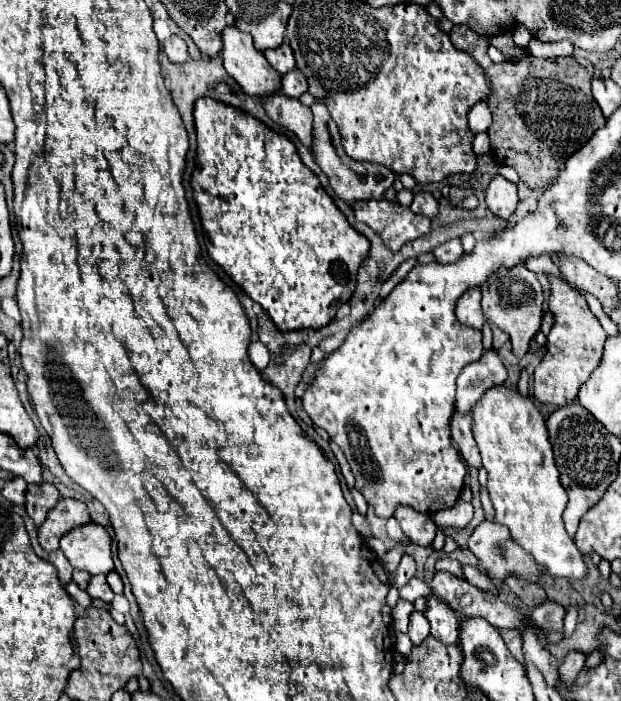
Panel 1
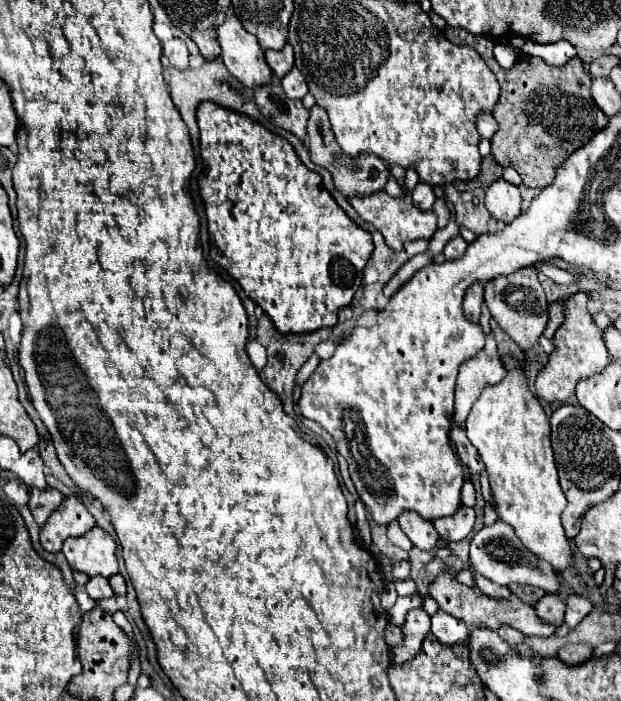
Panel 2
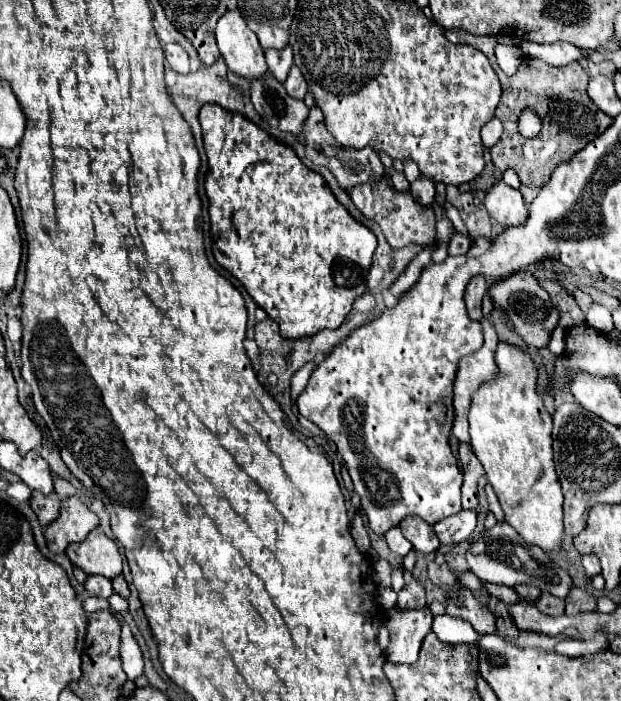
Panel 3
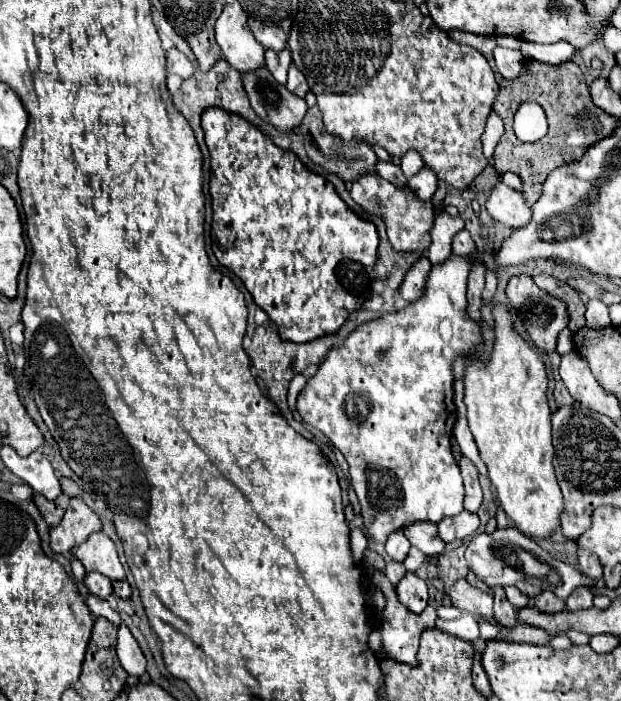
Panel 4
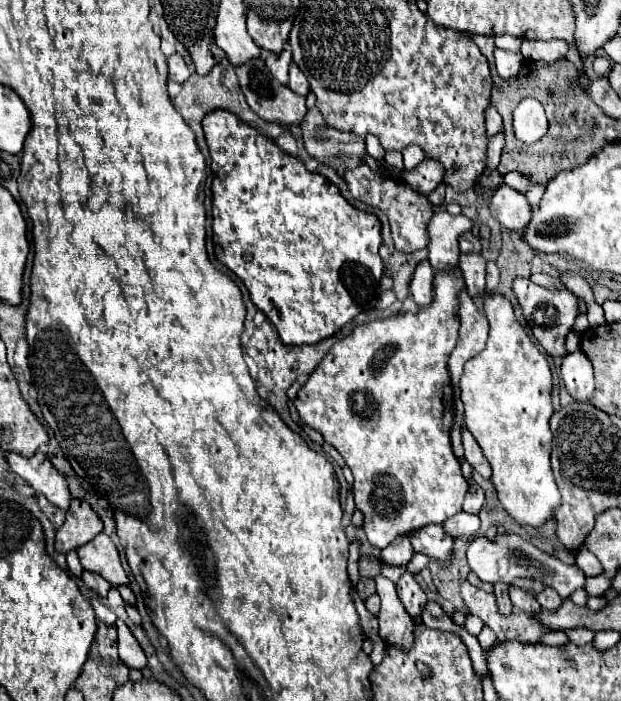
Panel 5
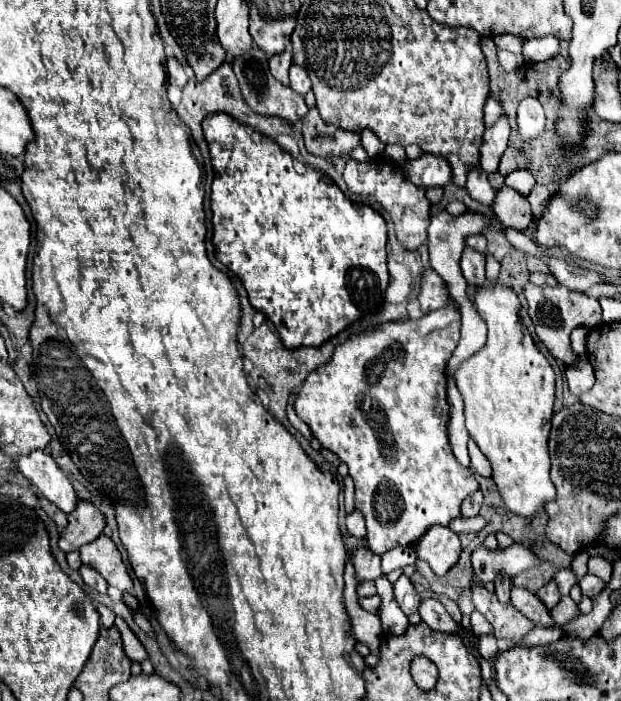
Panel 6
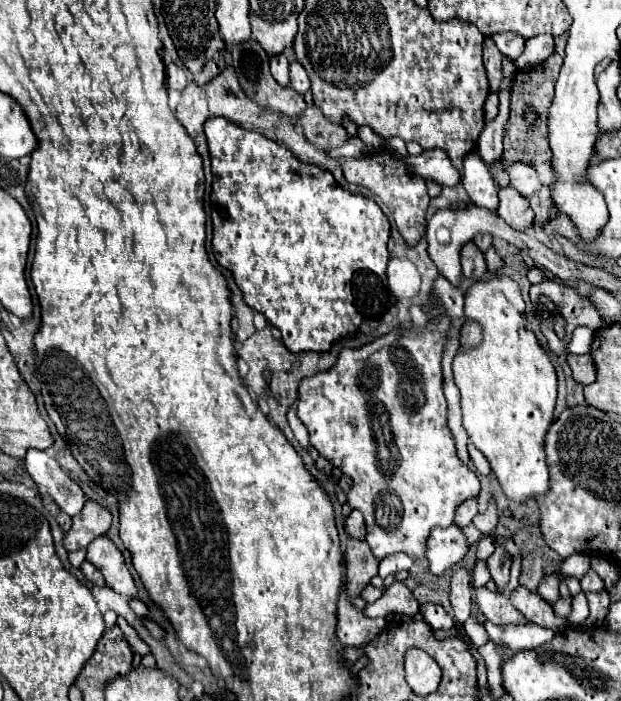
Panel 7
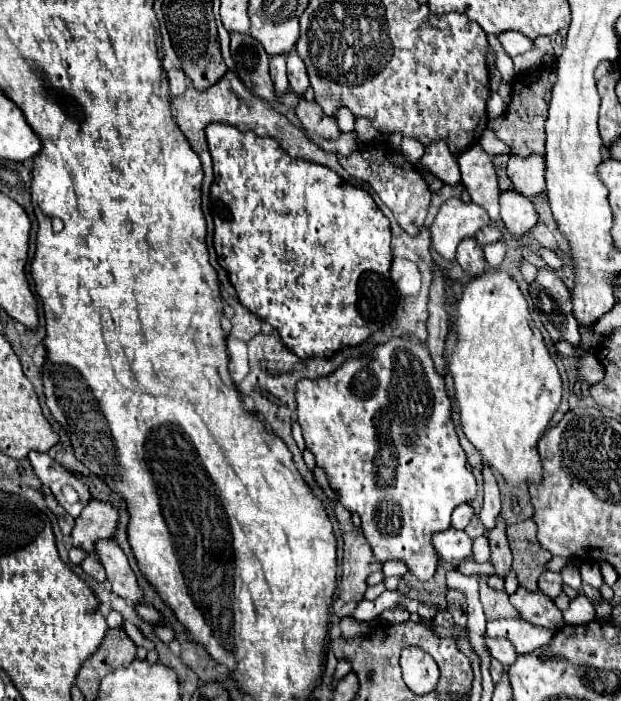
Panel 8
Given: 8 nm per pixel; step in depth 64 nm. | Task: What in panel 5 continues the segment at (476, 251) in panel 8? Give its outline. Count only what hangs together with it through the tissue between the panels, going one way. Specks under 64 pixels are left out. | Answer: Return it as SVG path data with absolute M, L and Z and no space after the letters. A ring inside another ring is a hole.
M464 254L460 256L460 268L464 272L466 280L466 290L472 298L484 294L484 268L486 262L478 254Z

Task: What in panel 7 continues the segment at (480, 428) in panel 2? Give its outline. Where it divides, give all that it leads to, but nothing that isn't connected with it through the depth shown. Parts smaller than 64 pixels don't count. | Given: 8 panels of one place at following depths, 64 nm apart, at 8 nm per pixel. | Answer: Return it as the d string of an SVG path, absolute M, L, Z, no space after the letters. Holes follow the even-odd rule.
M480 280L464 298L466 318L480 322L484 328L480 346L454 356L454 380L462 396L464 428L470 442L490 462L506 498L520 506L550 488L544 436L554 420L556 370L534 332L526 328L522 314L526 306L514 280Z

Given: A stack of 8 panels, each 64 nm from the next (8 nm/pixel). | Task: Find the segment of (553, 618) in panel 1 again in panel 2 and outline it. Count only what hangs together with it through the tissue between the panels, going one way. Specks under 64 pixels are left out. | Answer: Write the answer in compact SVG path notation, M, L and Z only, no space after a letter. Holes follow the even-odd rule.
M546 594L538 604L536 604L536 614L548 622L548 624L554 624L554 626L562 626L564 622L564 610L566 610L566 604L562 598L554 596L554 594Z

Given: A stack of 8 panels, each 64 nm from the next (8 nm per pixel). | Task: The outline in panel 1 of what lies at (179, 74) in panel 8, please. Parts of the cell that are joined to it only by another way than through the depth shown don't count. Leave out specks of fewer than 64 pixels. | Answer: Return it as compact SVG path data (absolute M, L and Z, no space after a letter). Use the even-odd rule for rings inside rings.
M170 36L164 40L164 52L168 54L168 58L176 64L182 64L188 60L188 52L186 52L186 42L180 36Z

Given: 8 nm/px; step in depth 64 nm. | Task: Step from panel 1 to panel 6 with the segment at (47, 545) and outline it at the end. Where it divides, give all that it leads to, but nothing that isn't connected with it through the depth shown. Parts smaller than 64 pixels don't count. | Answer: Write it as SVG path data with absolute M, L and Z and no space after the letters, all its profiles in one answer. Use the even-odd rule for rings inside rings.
M78 500L78 506L68 514L68 526L60 532L58 546L64 552L80 550L80 546L96 540L106 526L102 512L98 512L90 502Z

